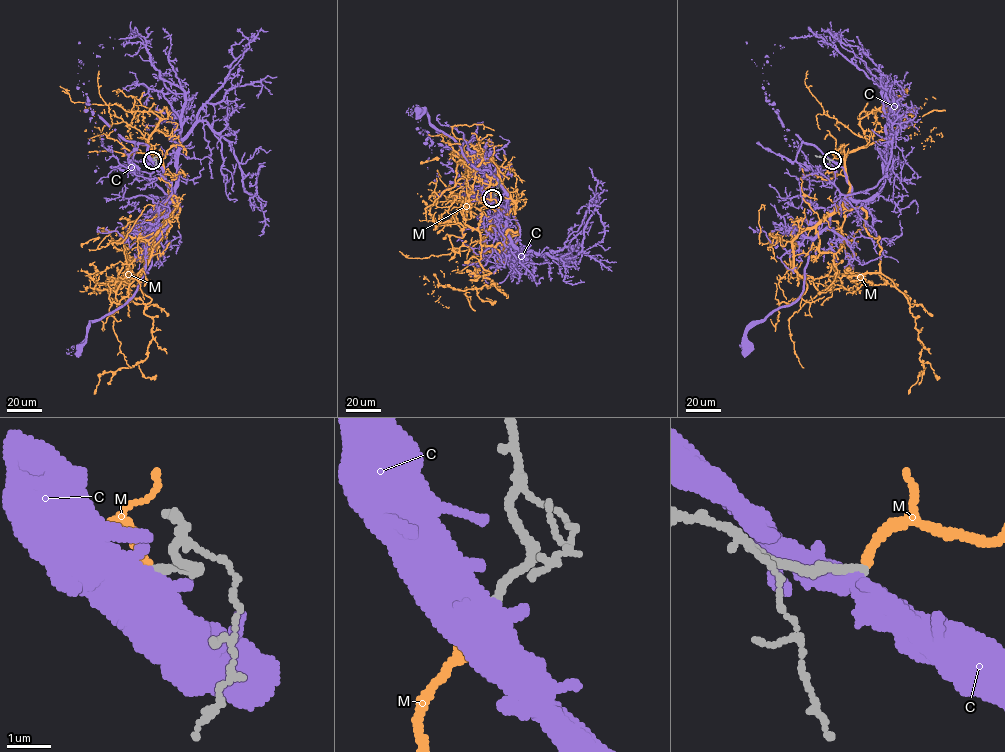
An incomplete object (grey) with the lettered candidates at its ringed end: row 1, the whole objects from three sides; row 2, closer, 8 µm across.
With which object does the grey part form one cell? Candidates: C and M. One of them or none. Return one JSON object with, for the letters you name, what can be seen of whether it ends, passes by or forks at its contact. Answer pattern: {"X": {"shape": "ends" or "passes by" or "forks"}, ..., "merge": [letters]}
{"M": {"shape": "ends"}, "merge": ["M"]}

